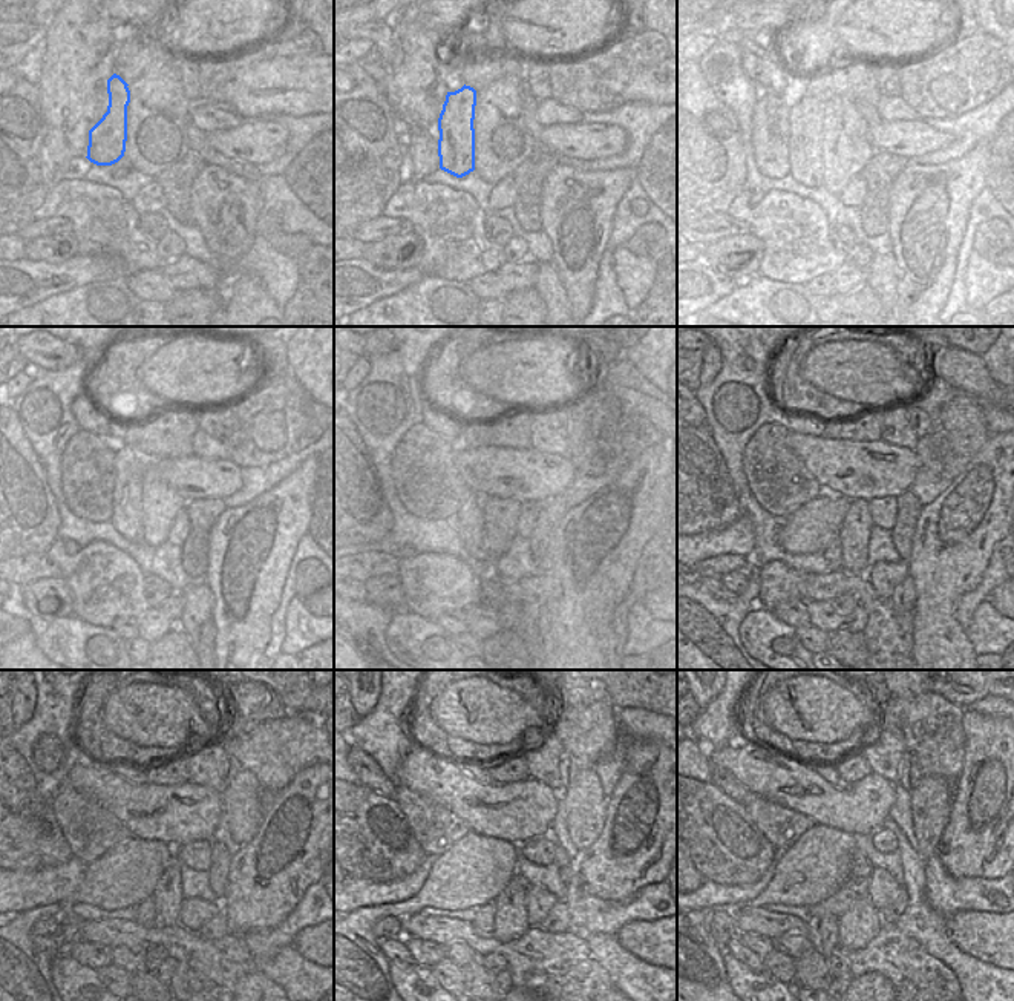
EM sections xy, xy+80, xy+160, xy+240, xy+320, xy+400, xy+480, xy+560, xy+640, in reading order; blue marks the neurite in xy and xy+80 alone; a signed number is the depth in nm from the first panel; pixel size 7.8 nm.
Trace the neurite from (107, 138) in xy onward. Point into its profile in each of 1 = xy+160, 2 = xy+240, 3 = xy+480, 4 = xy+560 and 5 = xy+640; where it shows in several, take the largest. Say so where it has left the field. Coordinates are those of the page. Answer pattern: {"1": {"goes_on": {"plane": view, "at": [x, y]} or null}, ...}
{"1": {"goes_on": {"plane": "xy+160", "at": [804, 144]}}, "2": {"goes_on": {"plane": "xy+240", "at": [126, 518]}}, "3": {"goes_on": {"plane": "xy+480", "at": [146, 909]}}, "4": {"goes_on": {"plane": "xy+560", "at": [484, 915]}}, "5": {"goes_on": {"plane": "xy+640", "at": [827, 926]}}}

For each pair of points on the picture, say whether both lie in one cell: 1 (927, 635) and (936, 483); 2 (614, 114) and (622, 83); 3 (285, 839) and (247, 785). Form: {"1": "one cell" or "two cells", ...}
{"1": "two cells", "2": "two cells", "3": "two cells"}

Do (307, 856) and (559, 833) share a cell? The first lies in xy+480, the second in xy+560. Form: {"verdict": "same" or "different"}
{"verdict": "different"}

